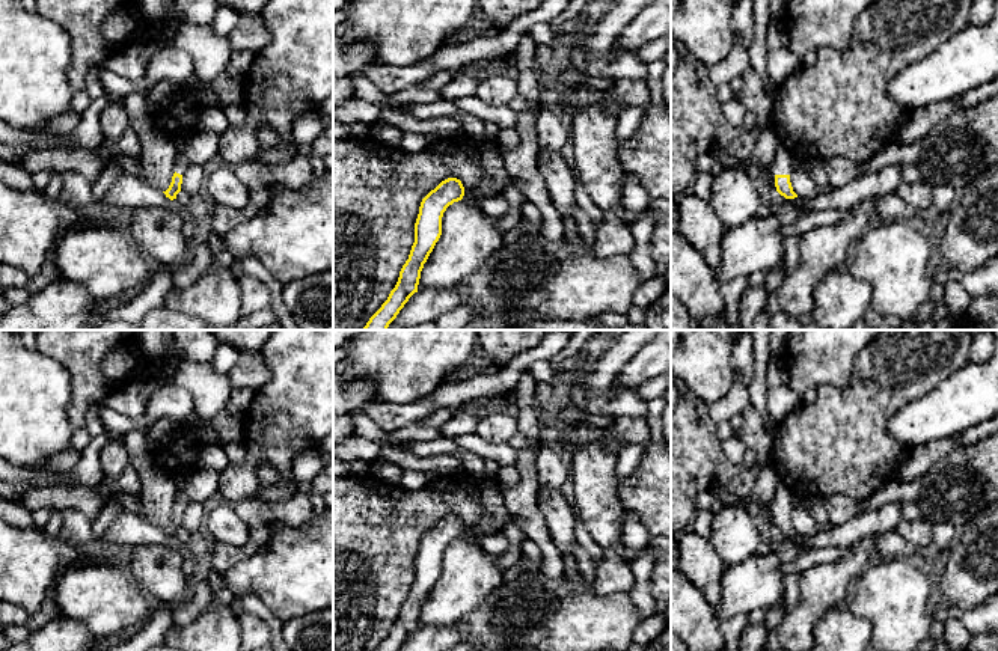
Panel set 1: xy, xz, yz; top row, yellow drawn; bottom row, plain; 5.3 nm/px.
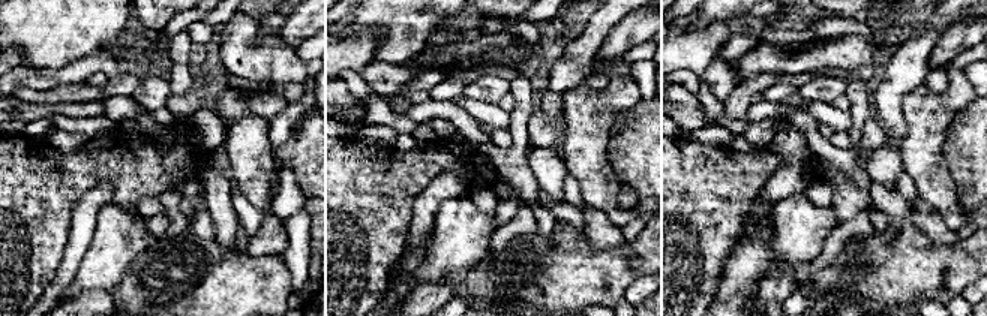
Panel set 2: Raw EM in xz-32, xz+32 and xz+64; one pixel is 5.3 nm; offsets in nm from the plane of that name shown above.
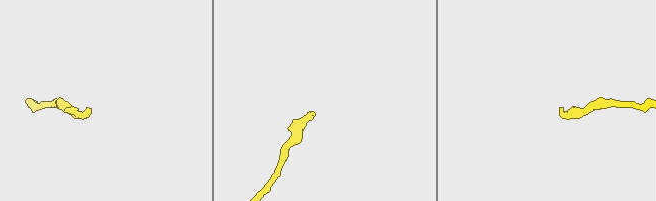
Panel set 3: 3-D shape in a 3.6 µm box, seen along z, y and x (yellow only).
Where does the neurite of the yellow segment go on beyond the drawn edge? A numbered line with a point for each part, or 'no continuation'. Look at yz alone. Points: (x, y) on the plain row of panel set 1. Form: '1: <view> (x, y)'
1: yz (783, 496)

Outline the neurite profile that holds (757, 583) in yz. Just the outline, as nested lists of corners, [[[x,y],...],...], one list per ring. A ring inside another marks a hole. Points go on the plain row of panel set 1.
[[[772,552],[752,555],[742,565],[725,567],[721,579],[721,603],[715,607],[718,619],[755,609],[769,609],[784,598],[781,558]]]

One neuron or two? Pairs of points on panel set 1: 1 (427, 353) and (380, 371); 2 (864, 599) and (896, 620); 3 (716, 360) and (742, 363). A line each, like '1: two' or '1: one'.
1: one
2: one
3: two

